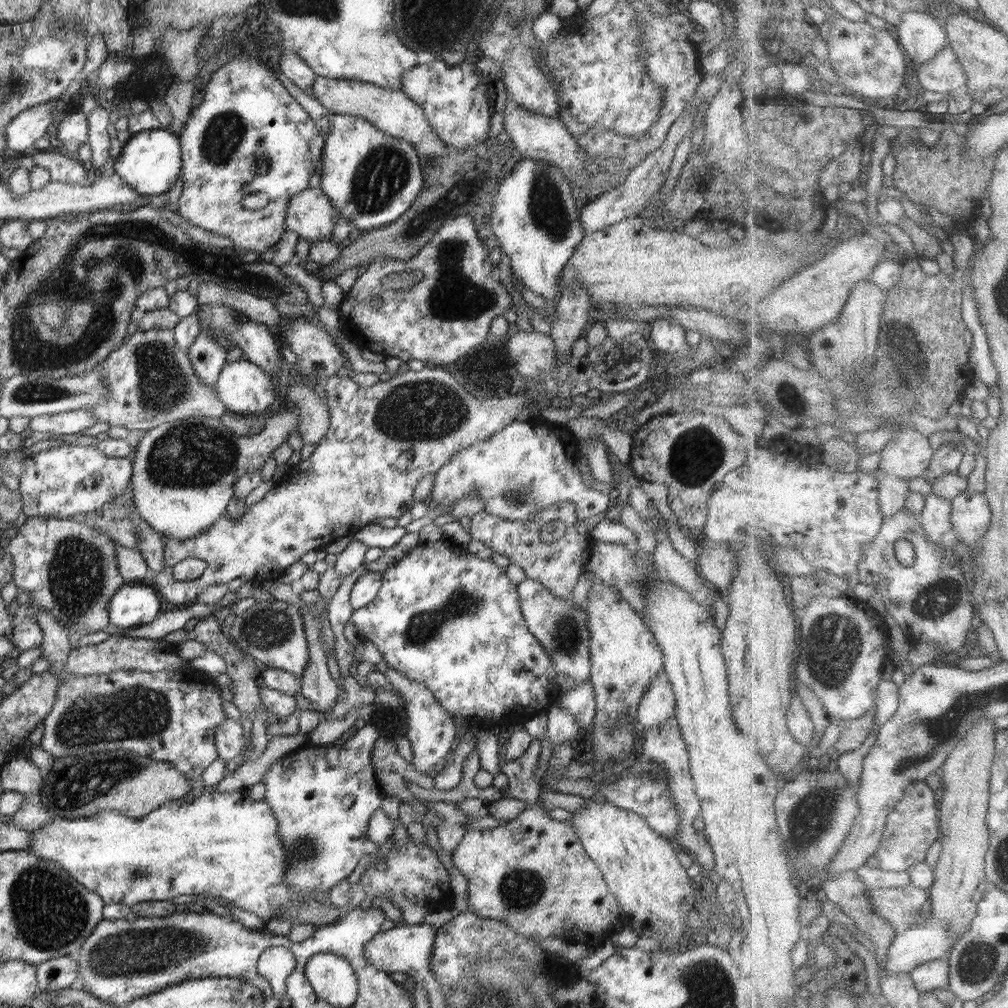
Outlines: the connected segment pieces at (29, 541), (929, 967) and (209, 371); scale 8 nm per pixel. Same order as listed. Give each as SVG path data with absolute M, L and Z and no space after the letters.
M28 517L18 529L20 534L12 540L12 544L18 550L18 558L13 563L12 578L19 592L30 594L31 605L26 613L26 619L36 621L37 610L45 610L56 619L56 622L69 628L70 633L84 630L86 634L92 634L104 630L111 623L110 599L121 586L127 584L118 570L117 542L86 523L69 519Z
M934 959L920 965L911 972L916 986L924 993L935 988L950 990L951 988L951 959Z
M201 330L187 350L198 378L214 387L222 367L227 363L227 348L212 338L212 332Z

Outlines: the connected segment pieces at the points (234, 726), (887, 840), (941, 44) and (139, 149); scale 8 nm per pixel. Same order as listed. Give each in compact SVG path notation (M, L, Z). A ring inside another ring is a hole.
M226 718L215 731L215 747L220 759L224 762L236 758L245 748L244 728L240 720Z
M926 781L915 782L906 790L906 797L900 801L896 811L892 813L887 824L887 832L884 835L883 845L879 850L878 856L881 858L880 869L892 872L904 872L910 870L912 865L925 861L928 858L928 852L932 844L936 841L942 841L943 826L941 819L941 792L934 792Z
M933 11L909 12L904 15L899 41L906 47L911 60L928 64L942 54L950 44L946 25L936 20Z
M167 128L133 133L116 158L115 174L138 195L164 196L181 176L181 146L179 139Z

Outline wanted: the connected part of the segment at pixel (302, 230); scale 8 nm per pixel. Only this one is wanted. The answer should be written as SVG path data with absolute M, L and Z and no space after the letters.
M308 188L302 194L292 196L286 210L286 231L295 232L310 244L332 241L336 213L324 191Z

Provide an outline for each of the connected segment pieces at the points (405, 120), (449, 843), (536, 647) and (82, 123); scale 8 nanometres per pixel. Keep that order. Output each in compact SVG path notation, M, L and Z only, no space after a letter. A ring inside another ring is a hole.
M317 76L311 84L311 96L328 110L329 114L359 116L371 122L378 130L394 138L409 142L419 156L444 154L446 144L430 126L424 110L401 90L387 89L359 80L334 80Z
M447 801L432 803L432 807L428 808L428 813L435 812L437 817L440 814L444 818L444 823L436 829L438 842L444 852L453 853L466 832L464 824L472 822L476 818L469 817L460 809L456 809L455 803Z
M445 539L435 544L421 543L411 548L398 563L389 566L382 572L382 584L378 594L368 603L368 606L356 609L350 621L358 628L359 638L369 638L382 654L382 659L388 664L388 668L394 668L400 672L404 678L426 686L432 696L442 705L446 712L452 716L464 716L464 718L475 718L495 724L496 726L505 723L508 726L530 720L538 712L547 710L557 700L558 685L555 680L557 674L550 656L544 650L542 643L531 633L520 610L517 585L512 583L506 576L505 569L492 563L490 559L480 559L468 552L462 545L452 544Z
M82 111L61 114L58 117L57 138L62 142L63 153L78 151L78 148L87 143L88 123L86 114Z

